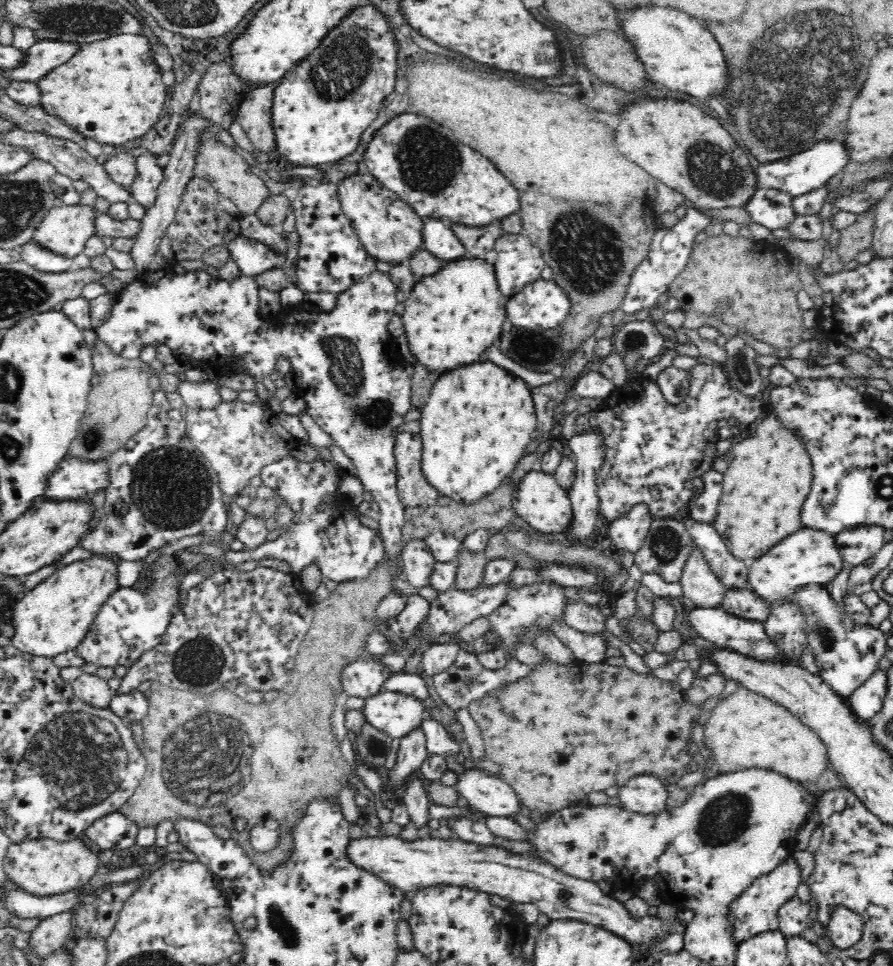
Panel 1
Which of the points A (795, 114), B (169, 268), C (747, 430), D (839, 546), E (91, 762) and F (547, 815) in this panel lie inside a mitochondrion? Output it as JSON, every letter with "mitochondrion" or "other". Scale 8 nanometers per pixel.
{"A":"mitochondrion","B":"other","C":"other","D":"other","E":"mitochondrion","F":"other"}

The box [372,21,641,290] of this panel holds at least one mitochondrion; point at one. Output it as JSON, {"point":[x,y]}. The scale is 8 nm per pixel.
{"point":[428,161]}

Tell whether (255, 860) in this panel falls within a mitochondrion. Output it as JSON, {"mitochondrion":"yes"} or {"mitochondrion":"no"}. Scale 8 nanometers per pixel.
{"mitochondrion":"no"}

